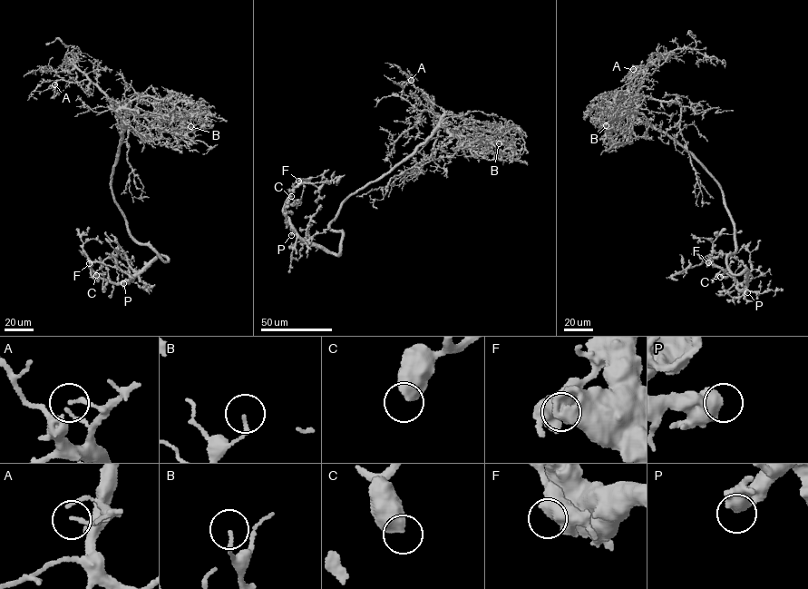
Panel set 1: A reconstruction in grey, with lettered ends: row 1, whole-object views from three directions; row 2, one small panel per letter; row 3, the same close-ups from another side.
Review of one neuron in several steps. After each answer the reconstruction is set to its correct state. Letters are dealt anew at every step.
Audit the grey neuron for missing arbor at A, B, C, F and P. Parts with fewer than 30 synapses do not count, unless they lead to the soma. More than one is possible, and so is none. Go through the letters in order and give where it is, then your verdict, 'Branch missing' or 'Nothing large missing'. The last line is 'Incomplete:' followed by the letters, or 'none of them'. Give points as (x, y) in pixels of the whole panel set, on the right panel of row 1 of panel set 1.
A: Place: (633, 69). Nothing large missing
B: Place: (606, 125). Nothing large missing
C: Place: (720, 277). Nothing large missing
F: Place: (708, 262). Nothing large missing
P: Place: (747, 292). Nothing large missing
Incomplete: none of them

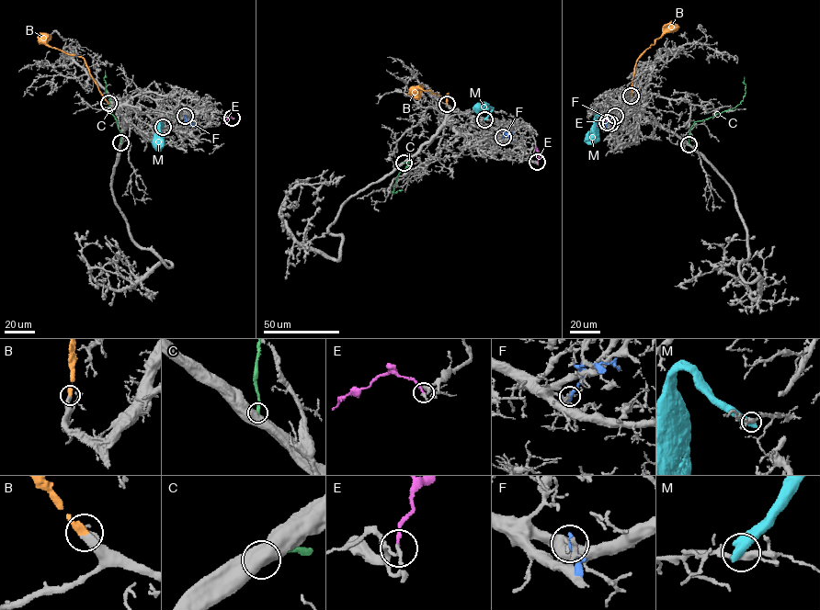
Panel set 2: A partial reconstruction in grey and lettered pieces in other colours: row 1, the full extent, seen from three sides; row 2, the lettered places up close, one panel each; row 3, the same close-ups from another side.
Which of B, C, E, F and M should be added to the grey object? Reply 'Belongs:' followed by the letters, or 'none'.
Belongs: B

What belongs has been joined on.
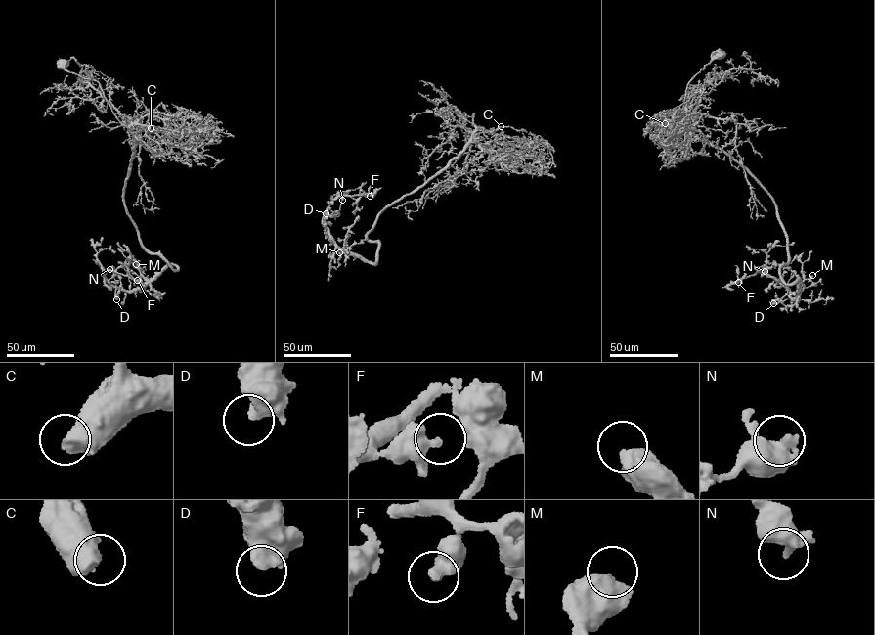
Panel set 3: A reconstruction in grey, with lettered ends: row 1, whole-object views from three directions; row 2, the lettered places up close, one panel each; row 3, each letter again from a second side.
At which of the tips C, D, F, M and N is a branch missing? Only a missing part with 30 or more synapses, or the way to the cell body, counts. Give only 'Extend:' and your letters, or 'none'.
Extend: C

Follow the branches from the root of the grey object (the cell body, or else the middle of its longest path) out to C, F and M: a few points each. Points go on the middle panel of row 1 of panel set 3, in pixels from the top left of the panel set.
C: (442, 112), (458, 111), (471, 117), (474, 113), (472, 122), (481, 129), (495, 131), (501, 126)
F: (442, 112), (474, 113), (475, 130), (377, 214), (375, 264), (323, 221), (339, 196), (370, 196)
M: (442, 112), (474, 113), (464, 150), (378, 212), (366, 234), (377, 242), (375, 263), (339, 252)

